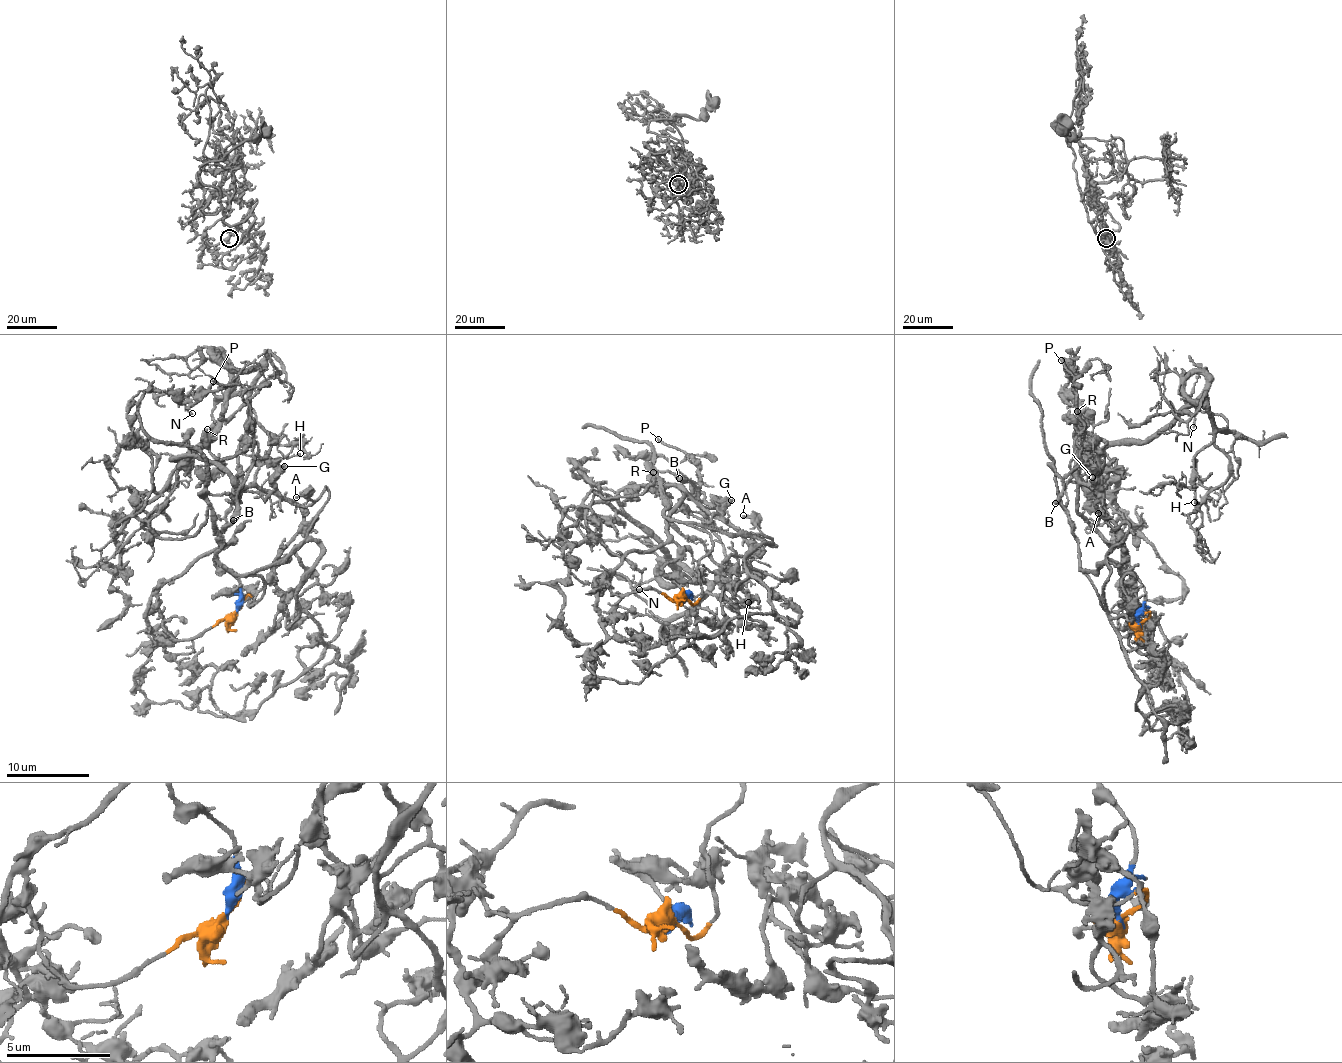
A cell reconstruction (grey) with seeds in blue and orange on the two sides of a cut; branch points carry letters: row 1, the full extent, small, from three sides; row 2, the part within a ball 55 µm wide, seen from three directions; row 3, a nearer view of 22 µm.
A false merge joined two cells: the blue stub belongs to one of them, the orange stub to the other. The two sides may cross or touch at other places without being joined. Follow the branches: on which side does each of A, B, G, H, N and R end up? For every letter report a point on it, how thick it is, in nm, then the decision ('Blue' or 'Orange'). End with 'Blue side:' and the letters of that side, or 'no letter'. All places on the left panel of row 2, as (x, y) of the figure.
A: Place: (296, 497). Thickness 170 nm. Orange
B: Place: (233, 520). Thickness 440 nm. Orange
G: Place: (284, 466). Thickness 280 nm. Blue
H: Place: (300, 453). Thickness 130 nm. Blue
N: Place: (192, 413). Thickness 110 nm. Blue
R: Place: (207, 429). Thickness 320 nm. Orange
Blue side: G, H, N

